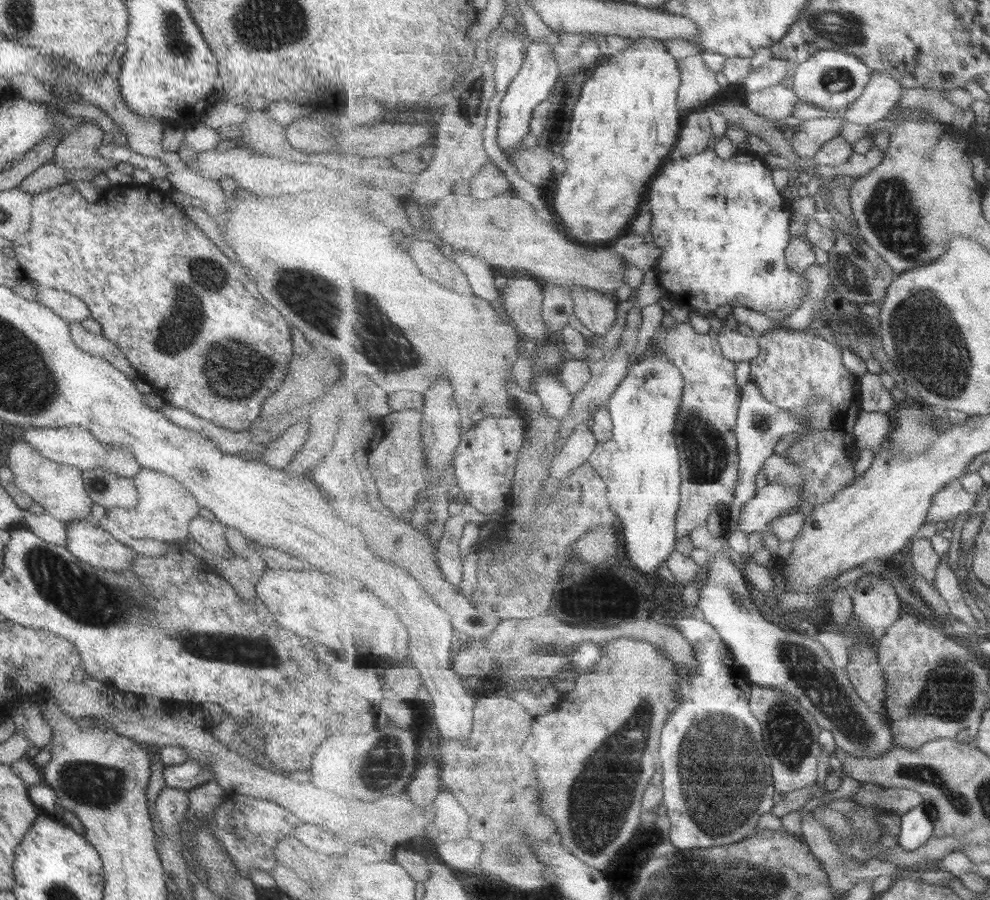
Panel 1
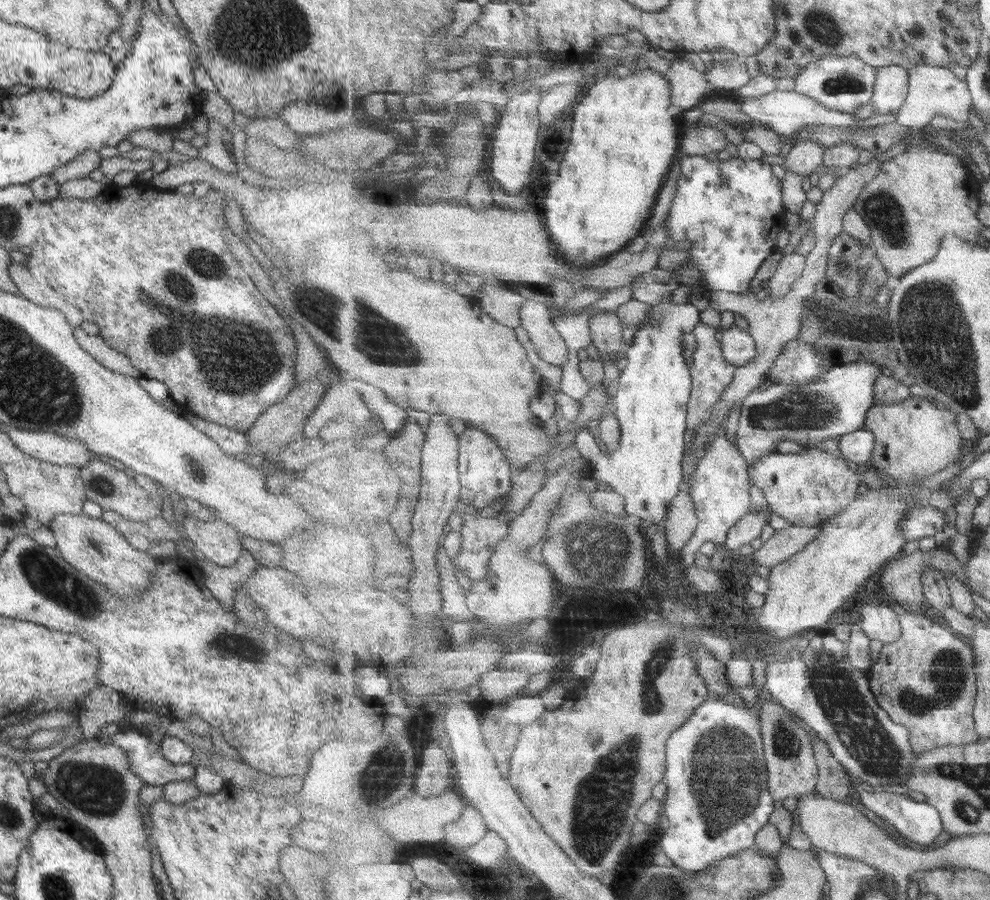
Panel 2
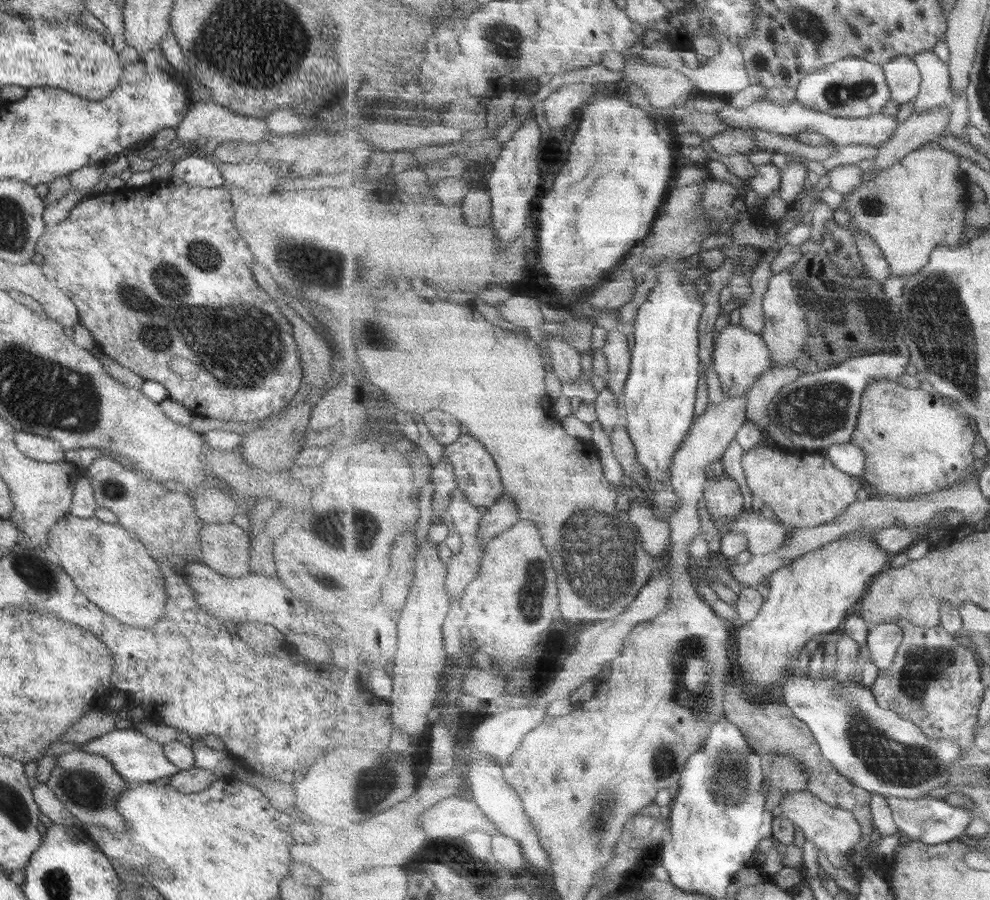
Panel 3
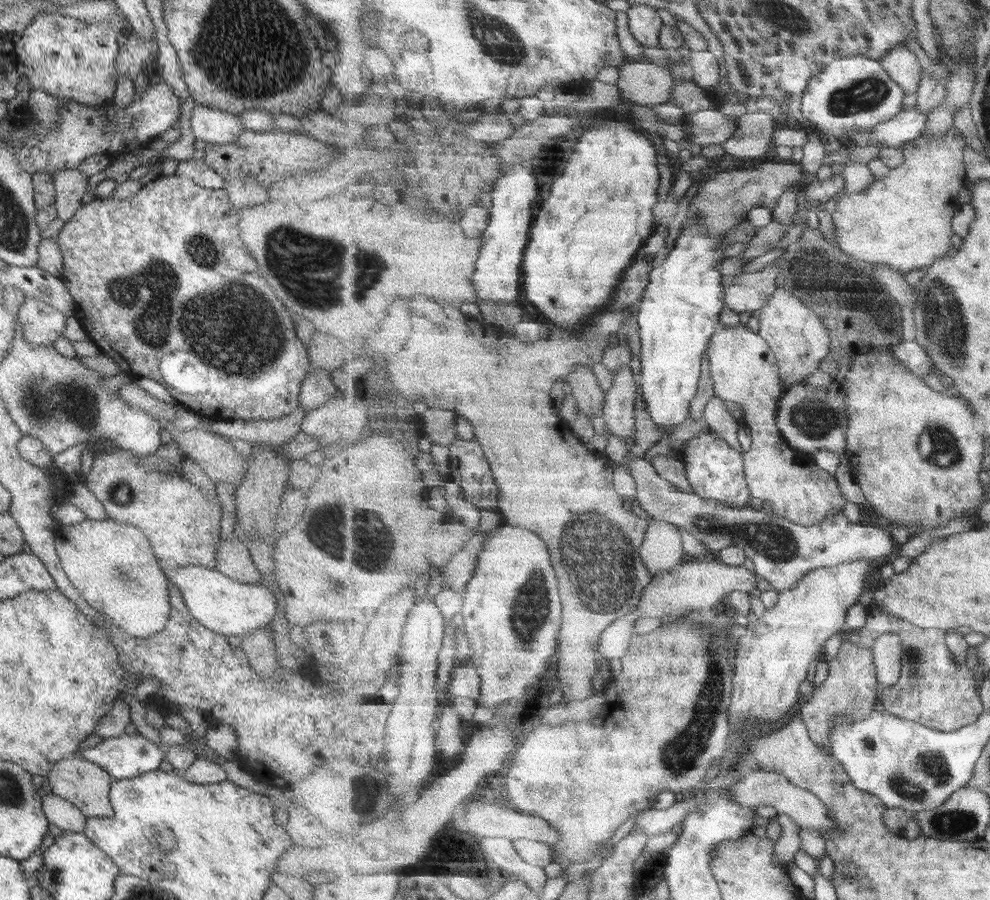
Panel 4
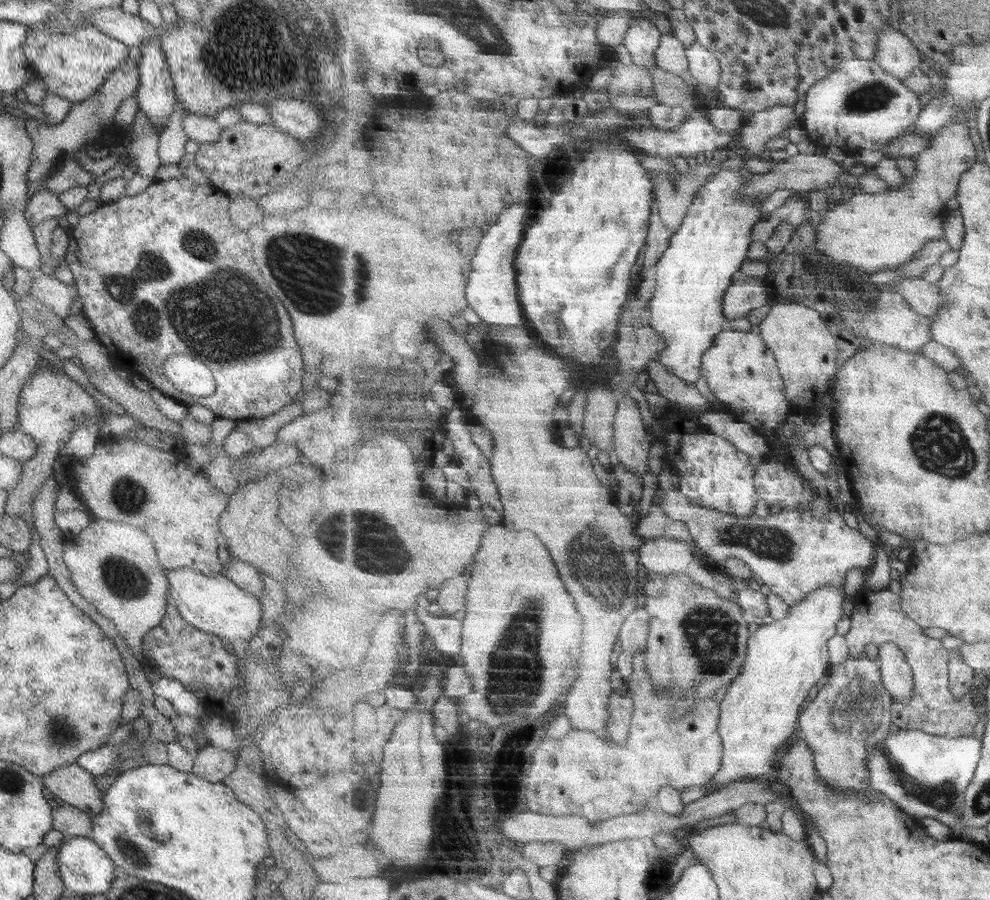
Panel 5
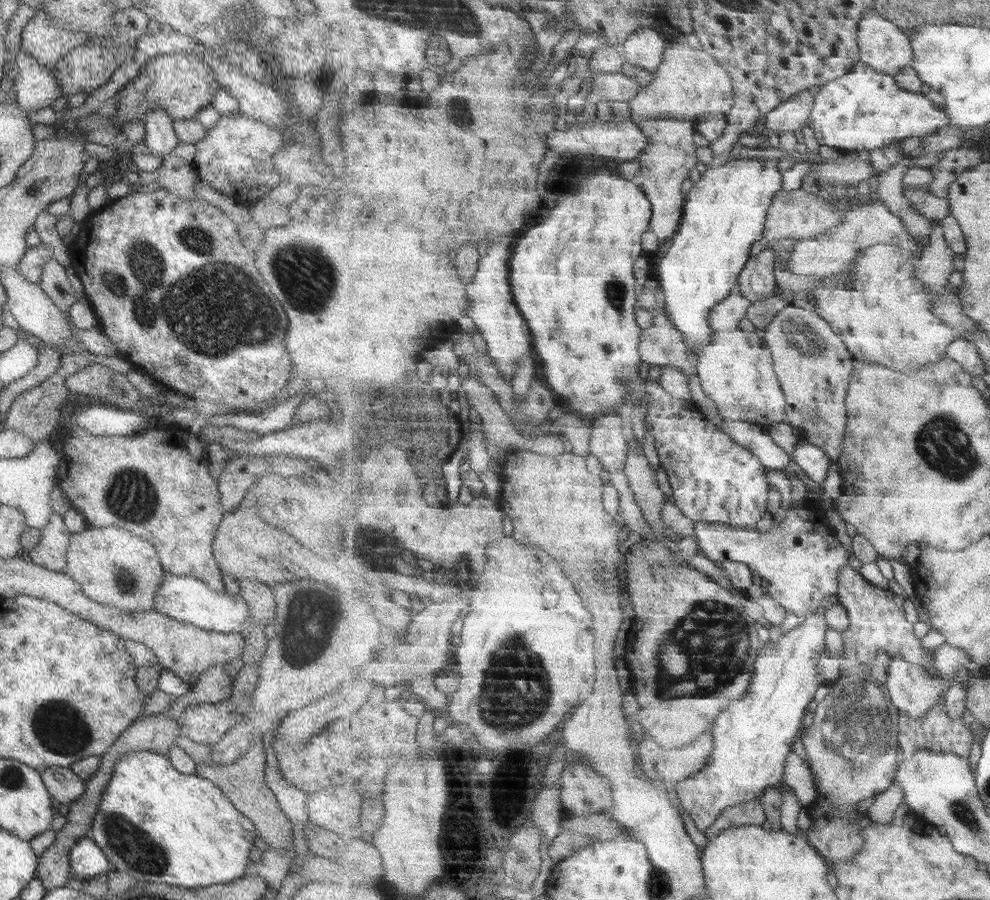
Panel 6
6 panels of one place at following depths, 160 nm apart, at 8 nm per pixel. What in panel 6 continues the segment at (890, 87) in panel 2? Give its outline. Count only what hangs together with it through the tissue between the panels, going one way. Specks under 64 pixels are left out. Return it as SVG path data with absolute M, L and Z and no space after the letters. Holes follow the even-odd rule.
M875 10L869 11L859 22L859 53L860 62L891 76L897 76L915 60L907 34Z

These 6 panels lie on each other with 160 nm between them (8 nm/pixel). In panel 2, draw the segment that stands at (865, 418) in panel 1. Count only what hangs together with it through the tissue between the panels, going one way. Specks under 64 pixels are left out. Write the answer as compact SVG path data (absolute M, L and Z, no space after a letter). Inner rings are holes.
M865 426L861 430L840 437L838 449L847 461L869 466L874 457L875 441L875 434L869 432Z

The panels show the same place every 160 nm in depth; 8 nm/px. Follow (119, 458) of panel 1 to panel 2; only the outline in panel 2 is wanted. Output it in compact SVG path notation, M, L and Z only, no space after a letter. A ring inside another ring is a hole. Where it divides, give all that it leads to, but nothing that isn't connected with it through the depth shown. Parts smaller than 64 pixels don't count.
M11 428L7 434L15 448L23 454L52 465L73 465L81 468L95 458L80 440L65 438L55 433Z

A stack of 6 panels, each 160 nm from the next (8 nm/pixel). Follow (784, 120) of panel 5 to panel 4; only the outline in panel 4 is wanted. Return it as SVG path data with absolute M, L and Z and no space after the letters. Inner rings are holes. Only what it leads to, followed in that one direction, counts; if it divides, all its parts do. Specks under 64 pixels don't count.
M749 112L737 120L735 134L721 146L735 159L764 158L773 143L776 123L767 112Z

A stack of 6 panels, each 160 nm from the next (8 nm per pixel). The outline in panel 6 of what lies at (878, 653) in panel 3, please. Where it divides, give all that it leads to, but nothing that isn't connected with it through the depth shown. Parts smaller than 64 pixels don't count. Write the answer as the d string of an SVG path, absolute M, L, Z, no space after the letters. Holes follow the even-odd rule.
M899 655L891 658L888 666L886 688L888 689L891 702L898 706L899 710L905 715L913 718L926 716L942 700L942 696L948 694L952 684L954 684L953 680L943 680L943 677L934 677L925 667L908 662Z

